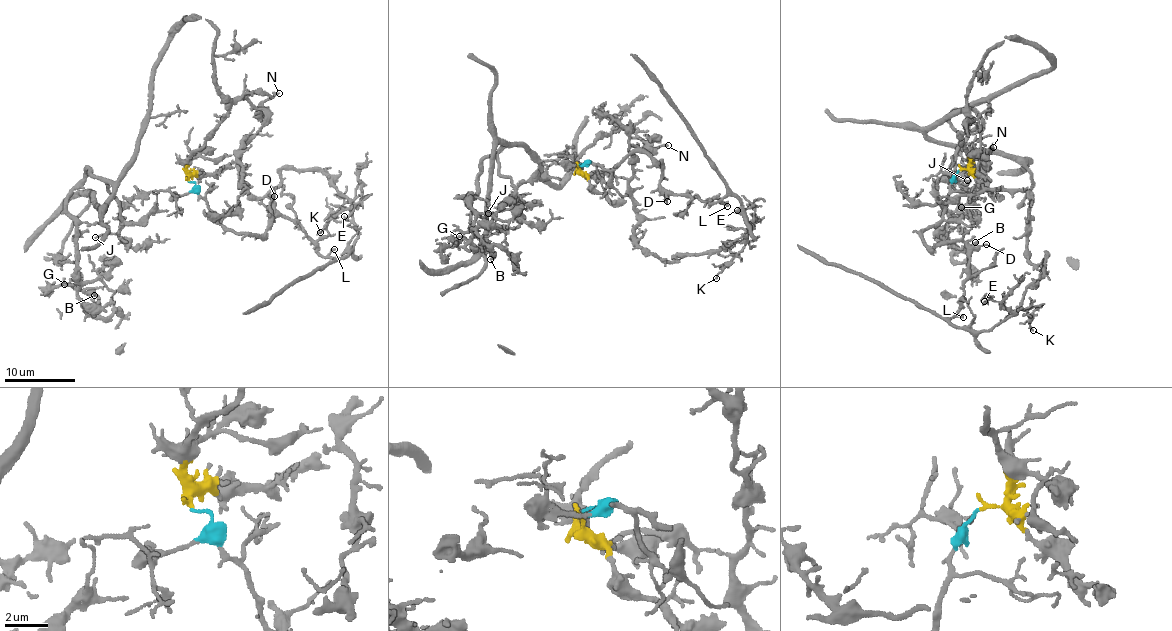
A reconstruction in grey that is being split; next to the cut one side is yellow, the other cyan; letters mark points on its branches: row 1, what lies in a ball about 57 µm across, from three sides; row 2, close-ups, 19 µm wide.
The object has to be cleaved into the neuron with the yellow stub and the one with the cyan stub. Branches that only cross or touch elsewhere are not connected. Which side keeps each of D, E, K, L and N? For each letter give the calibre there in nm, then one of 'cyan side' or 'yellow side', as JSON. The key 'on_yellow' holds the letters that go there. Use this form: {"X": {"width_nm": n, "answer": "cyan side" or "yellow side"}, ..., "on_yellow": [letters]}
{"D": {"width_nm": 110, "answer": "cyan side"}, "E": {"width_nm": 140, "answer": "cyan side"}, "K": {"width_nm": 110, "answer": "cyan side"}, "L": {"width_nm": 160, "answer": "cyan side"}, "N": {"width_nm": 190, "answer": "yellow side"}, "on_yellow": ["N"]}

